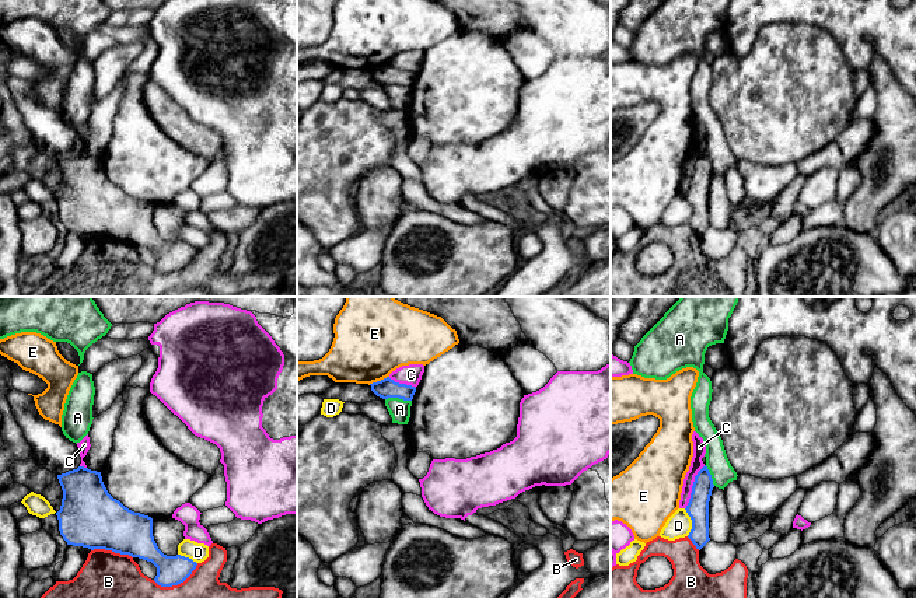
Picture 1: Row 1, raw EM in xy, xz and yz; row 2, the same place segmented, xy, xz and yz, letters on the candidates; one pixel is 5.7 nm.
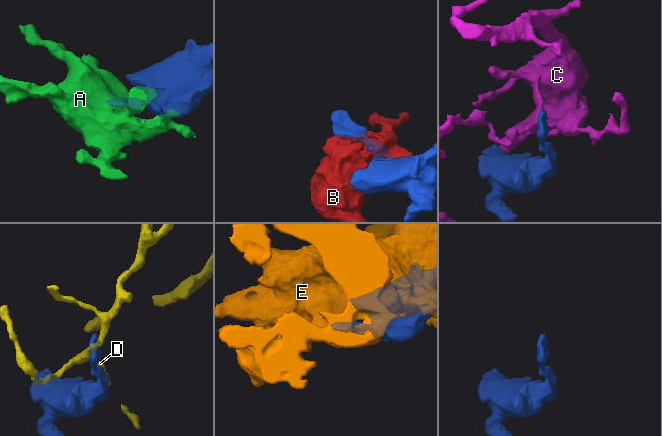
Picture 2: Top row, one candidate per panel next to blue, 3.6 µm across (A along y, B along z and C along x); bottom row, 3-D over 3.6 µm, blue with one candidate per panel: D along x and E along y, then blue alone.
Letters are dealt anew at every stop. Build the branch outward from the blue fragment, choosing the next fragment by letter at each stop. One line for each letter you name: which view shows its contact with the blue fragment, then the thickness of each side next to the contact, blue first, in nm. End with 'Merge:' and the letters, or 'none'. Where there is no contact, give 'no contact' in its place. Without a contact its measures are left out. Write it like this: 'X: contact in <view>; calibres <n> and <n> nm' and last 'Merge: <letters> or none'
Merge: none

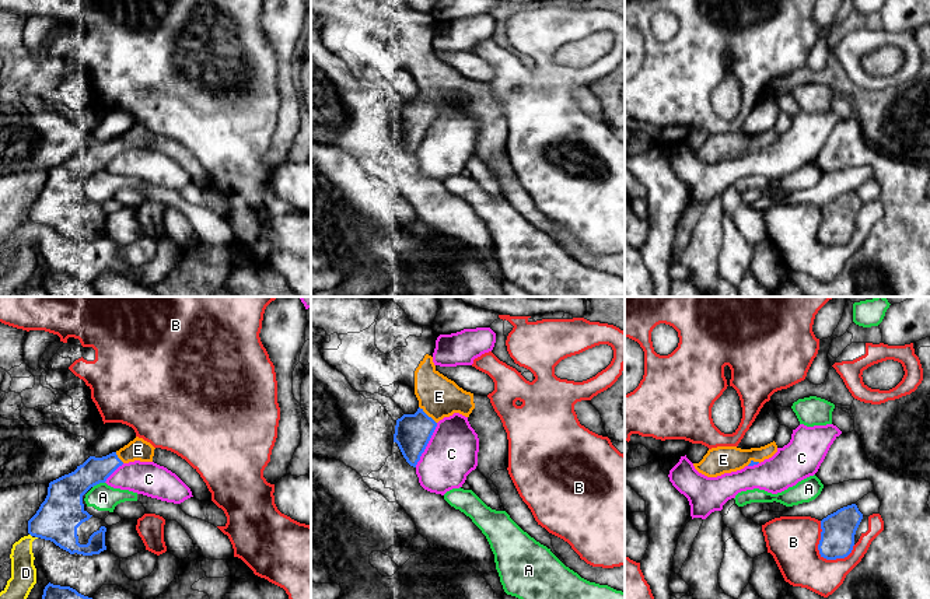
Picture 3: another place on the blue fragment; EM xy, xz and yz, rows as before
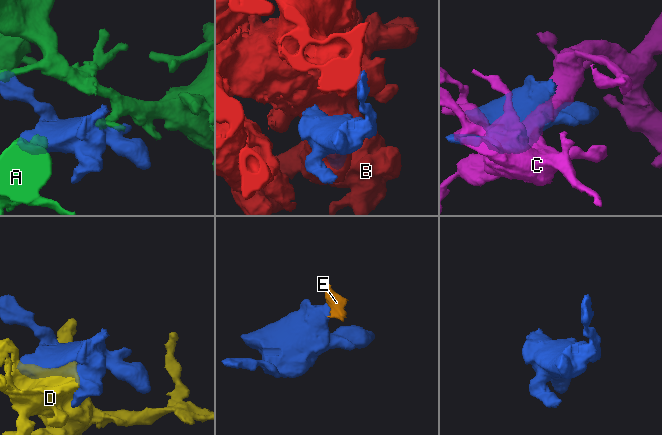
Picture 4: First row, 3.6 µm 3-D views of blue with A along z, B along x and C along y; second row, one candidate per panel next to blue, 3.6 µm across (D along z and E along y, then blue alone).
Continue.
E: contact in xz; calibres 200 and 240 nm
Merge: E

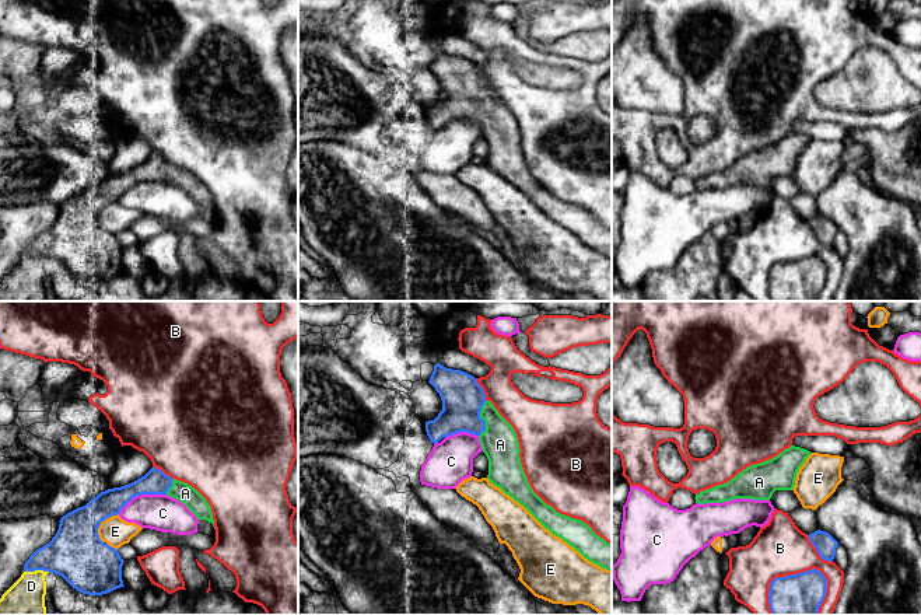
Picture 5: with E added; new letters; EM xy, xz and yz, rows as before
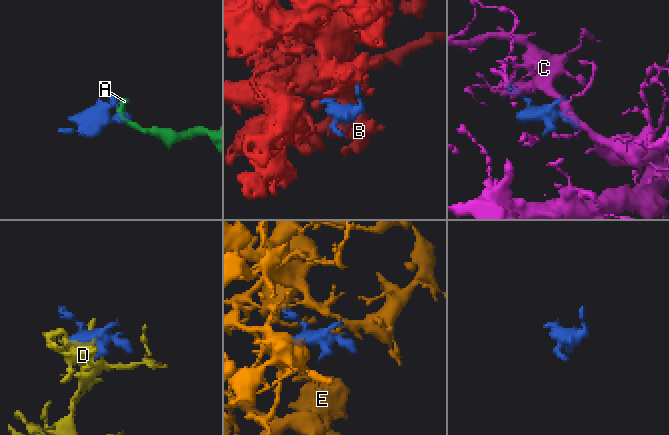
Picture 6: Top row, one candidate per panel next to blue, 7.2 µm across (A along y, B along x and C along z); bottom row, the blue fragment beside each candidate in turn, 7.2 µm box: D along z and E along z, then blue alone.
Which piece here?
A: contact in xz; calibres 240 and 200 nm
Merge: A

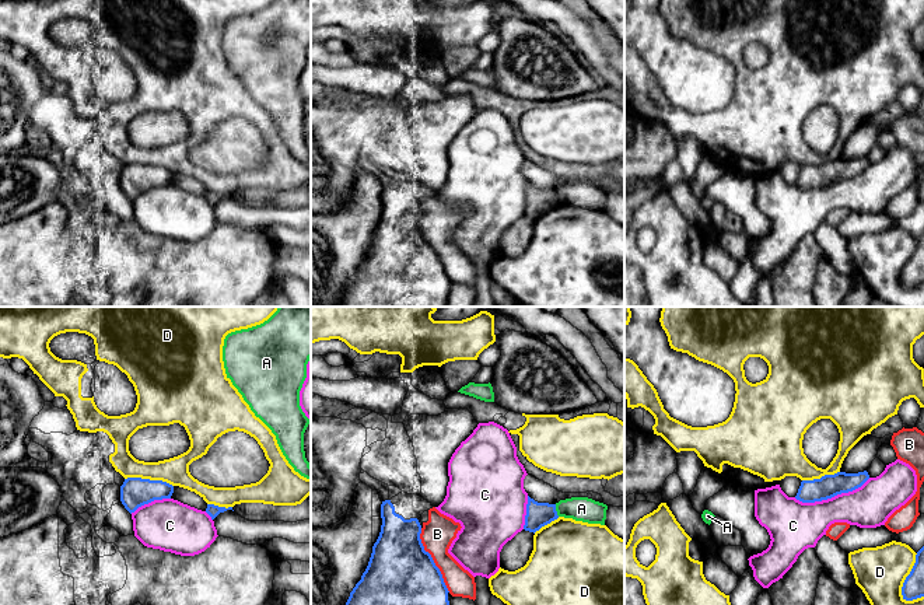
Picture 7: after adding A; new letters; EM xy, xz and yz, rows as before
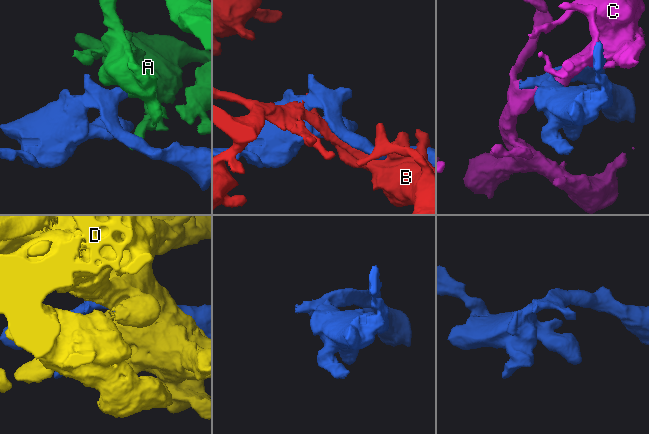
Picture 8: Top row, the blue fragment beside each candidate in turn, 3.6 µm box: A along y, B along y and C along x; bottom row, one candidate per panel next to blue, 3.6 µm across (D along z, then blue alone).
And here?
Merge: none

